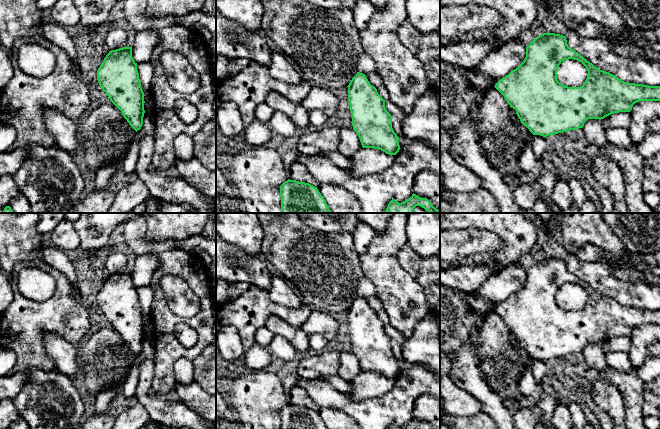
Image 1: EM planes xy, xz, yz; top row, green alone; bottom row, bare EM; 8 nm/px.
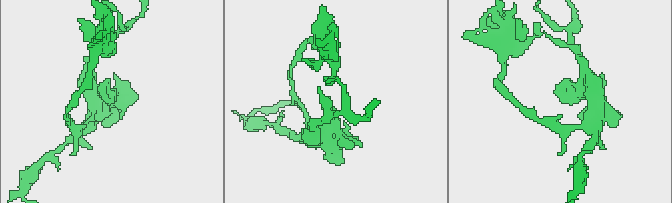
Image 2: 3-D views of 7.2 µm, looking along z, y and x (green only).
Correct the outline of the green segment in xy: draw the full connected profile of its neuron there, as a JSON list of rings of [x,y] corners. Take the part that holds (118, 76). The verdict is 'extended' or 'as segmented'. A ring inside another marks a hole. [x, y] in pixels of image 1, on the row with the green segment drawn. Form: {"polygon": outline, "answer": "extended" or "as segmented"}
{"polygon": [[[132,47],[109,51],[97,70],[97,80],[129,125],[136,132],[140,130],[145,101]]], "answer": "as segmented"}

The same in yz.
{"polygon": [[[543,33],[526,47],[524,61],[494,86],[505,98],[521,123],[533,135],[547,137],[583,128],[588,119],[604,119],[619,112],[630,112],[639,101],[660,101],[660,86],[624,82],[600,70],[567,44],[566,36]],[[569,59],[581,62],[588,74],[581,87],[568,87],[557,80],[557,68]]], "answer": "as segmented"}

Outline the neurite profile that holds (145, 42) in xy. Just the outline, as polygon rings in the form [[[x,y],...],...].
[[[155,31],[137,32],[132,44],[132,57],[135,63],[149,62],[160,38]]]

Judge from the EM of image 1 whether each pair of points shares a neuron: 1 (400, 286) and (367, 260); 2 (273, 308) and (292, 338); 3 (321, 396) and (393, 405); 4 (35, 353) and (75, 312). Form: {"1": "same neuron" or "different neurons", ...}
{"1": "same neuron", "2": "different neurons", "3": "same neuron", "4": "same neuron"}

